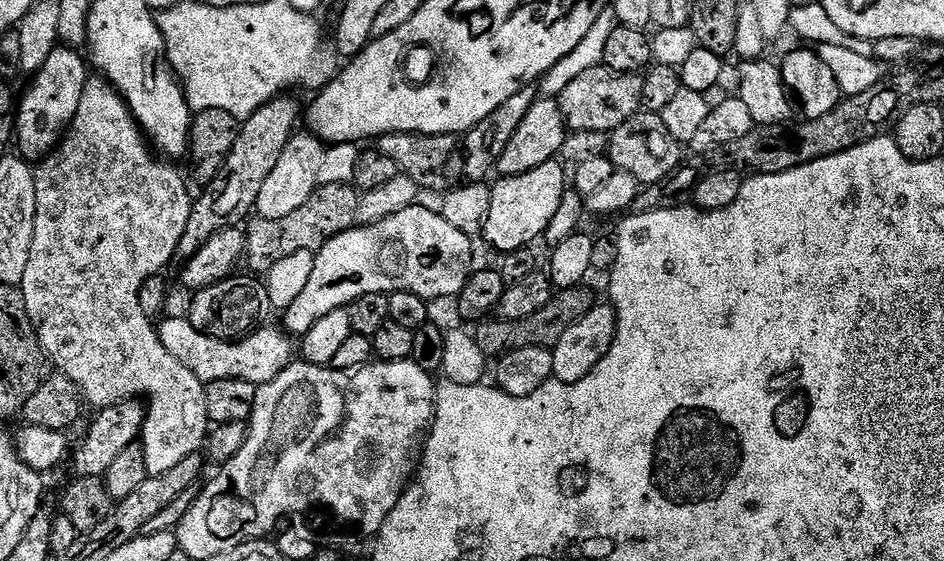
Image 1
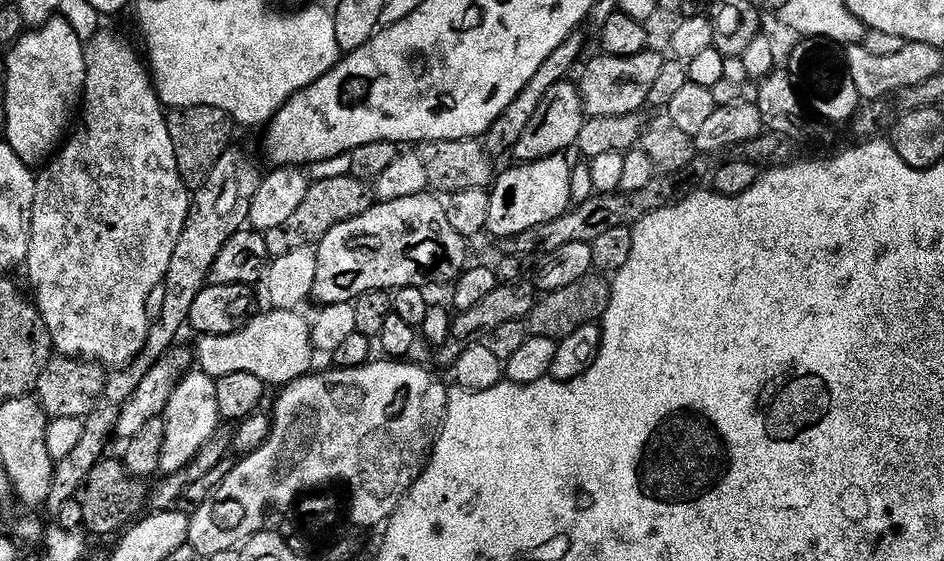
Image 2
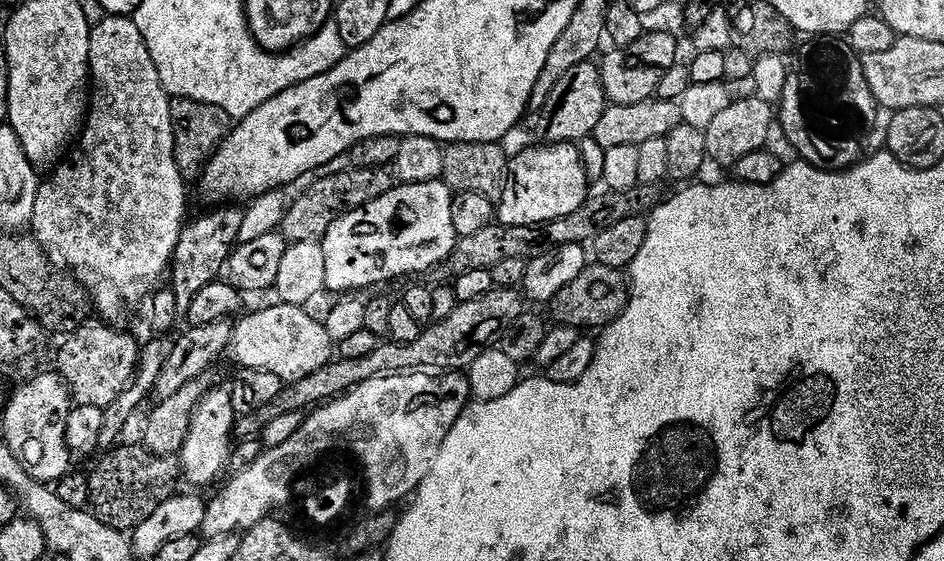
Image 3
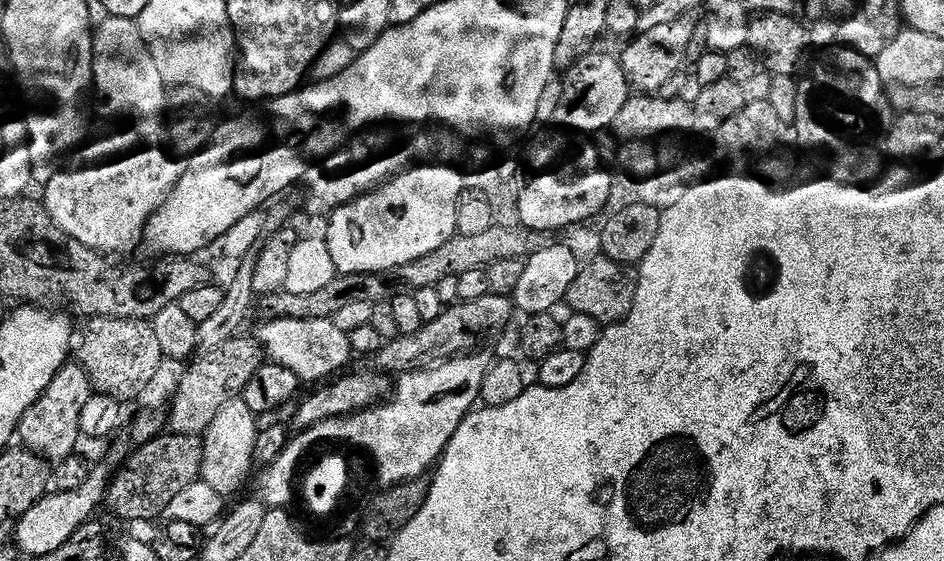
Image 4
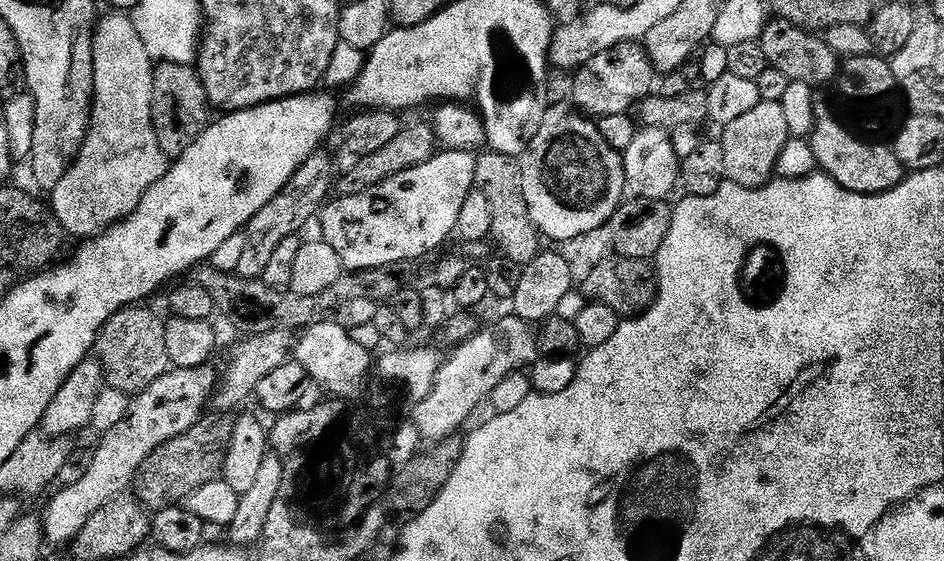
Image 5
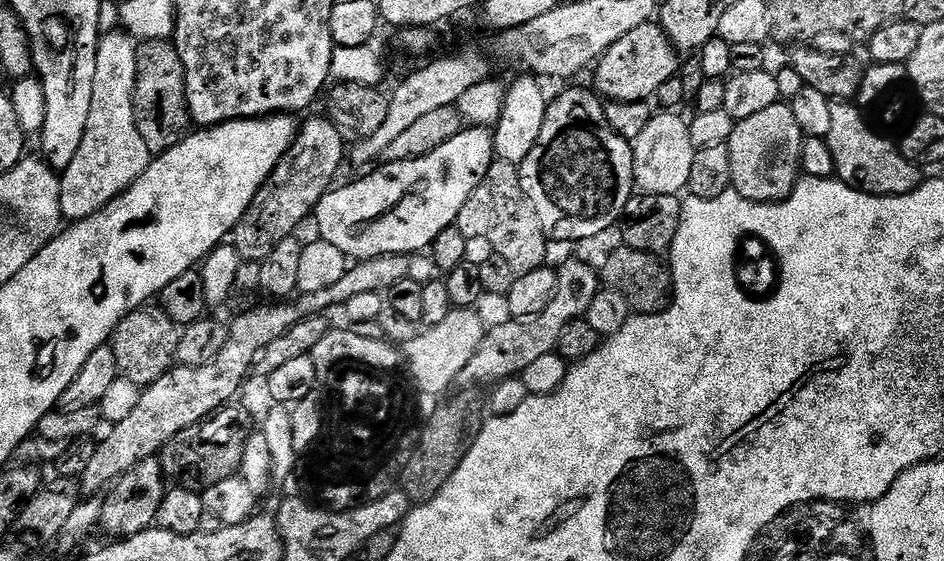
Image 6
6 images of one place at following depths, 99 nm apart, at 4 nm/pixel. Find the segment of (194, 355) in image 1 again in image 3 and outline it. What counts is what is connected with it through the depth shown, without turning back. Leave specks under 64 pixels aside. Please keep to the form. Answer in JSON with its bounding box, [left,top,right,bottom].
[226,303,334,385]

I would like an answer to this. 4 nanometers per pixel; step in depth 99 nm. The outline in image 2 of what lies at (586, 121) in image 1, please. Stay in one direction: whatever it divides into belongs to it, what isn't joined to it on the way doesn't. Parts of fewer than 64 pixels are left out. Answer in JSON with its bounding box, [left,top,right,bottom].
[578,50,665,118]

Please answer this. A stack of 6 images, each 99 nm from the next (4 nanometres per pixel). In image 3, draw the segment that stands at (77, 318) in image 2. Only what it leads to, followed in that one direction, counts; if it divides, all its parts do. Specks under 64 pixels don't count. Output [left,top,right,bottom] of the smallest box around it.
[31,15,188,316]

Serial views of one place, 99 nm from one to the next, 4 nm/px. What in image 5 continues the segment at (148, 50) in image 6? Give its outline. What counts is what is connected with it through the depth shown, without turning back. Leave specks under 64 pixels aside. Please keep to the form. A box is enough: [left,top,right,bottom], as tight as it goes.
[152,60,210,154]

